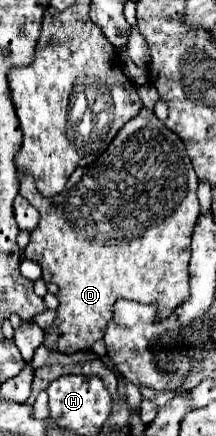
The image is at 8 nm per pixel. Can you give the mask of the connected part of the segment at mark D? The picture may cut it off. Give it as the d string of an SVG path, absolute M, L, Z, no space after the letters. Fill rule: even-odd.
M142 108L140 114L136 118L132 118L130 122L124 124L124 128L114 136L114 140L110 142L110 146L102 152L100 158L96 158L90 166L84 166L84 168L76 168L76 172L70 176L70 180L66 182L64 190L52 198L44 198L38 188L34 186L34 178L32 176L24 176L22 170L18 170L18 180L20 180L20 194L24 198L30 200L30 204L34 204L38 210L40 210L40 224L36 230L32 230L30 234L30 242L28 246L24 248L24 256L28 260L36 260L40 266L42 266L42 278L46 282L54 282L60 286L60 292L58 292L58 300L60 300L60 306L56 310L58 318L54 320L54 324L46 330L46 346L48 348L54 348L58 352L64 352L64 354L74 354L76 350L82 350L82 348L90 348L96 340L102 338L104 334L104 328L112 316L112 306L118 298L126 298L126 300L136 300L140 304L152 304L152 302L158 302L158 316L168 316L178 304L182 304L184 300L188 300L190 296L190 274L188 274L188 262L190 262L190 240L192 240L192 232L194 232L194 226L196 226L196 220L200 216L200 204L198 204L198 196L196 196L196 188L198 188L198 178L194 174L194 168L192 168L192 162L186 154L186 148L184 148L184 142L174 134L170 132L158 118L152 110L148 108Z

